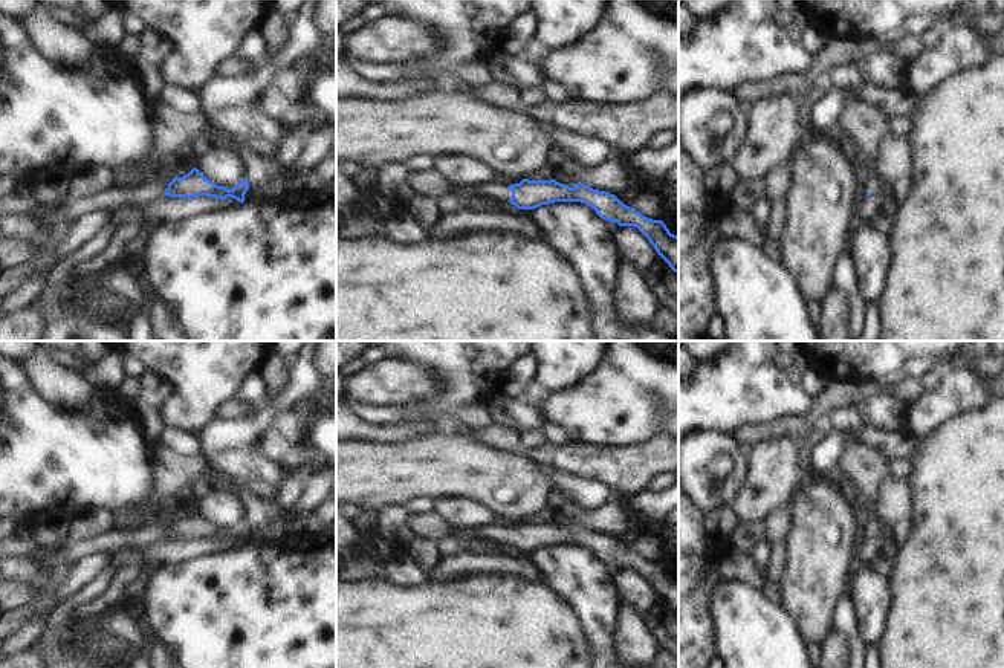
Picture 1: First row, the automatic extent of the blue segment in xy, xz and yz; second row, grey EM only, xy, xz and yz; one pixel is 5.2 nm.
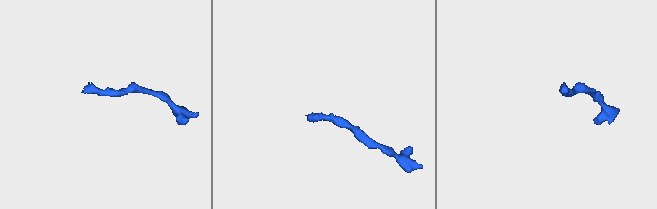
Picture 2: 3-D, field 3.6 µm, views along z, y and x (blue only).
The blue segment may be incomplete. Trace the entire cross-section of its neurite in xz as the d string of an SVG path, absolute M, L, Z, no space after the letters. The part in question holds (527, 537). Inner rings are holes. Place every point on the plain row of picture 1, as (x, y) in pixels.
M523 521L513 527L494 524L466 529L452 527L451 533L442 541L440 556L448 558L462 553L489 555L491 546L512 546L518 552L535 552L555 544L581 544L591 549L607 564L637 570L669 610L679 614L679 579L671 576L662 563L648 561L634 550L623 547L614 537L593 532L581 524L575 530L555 521Z

